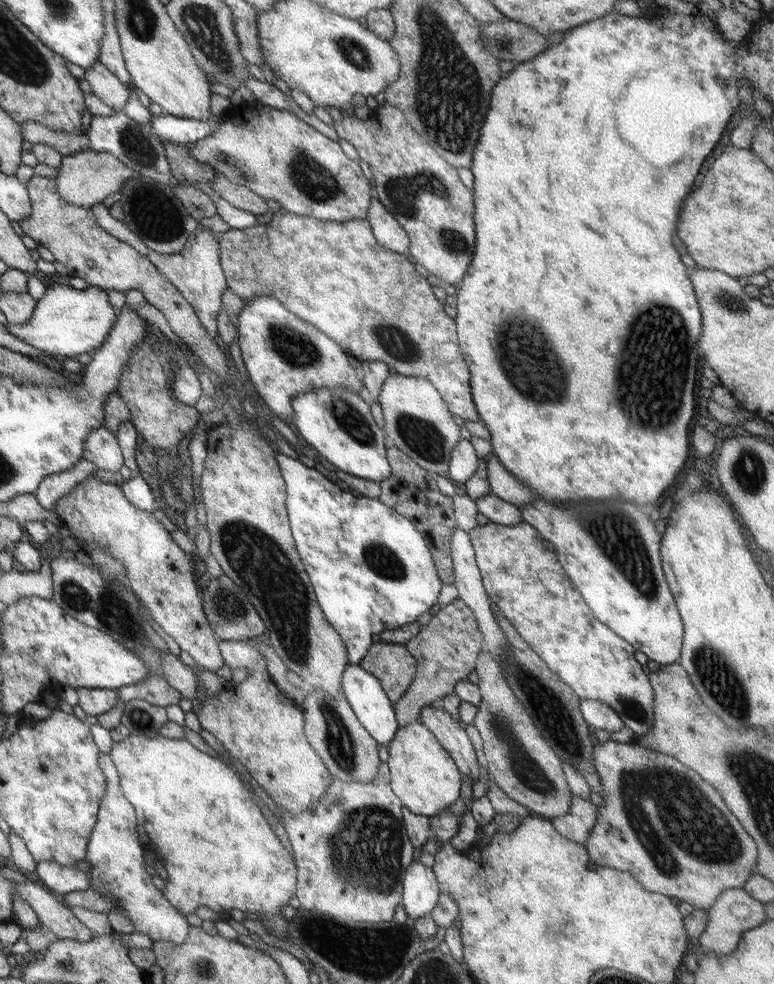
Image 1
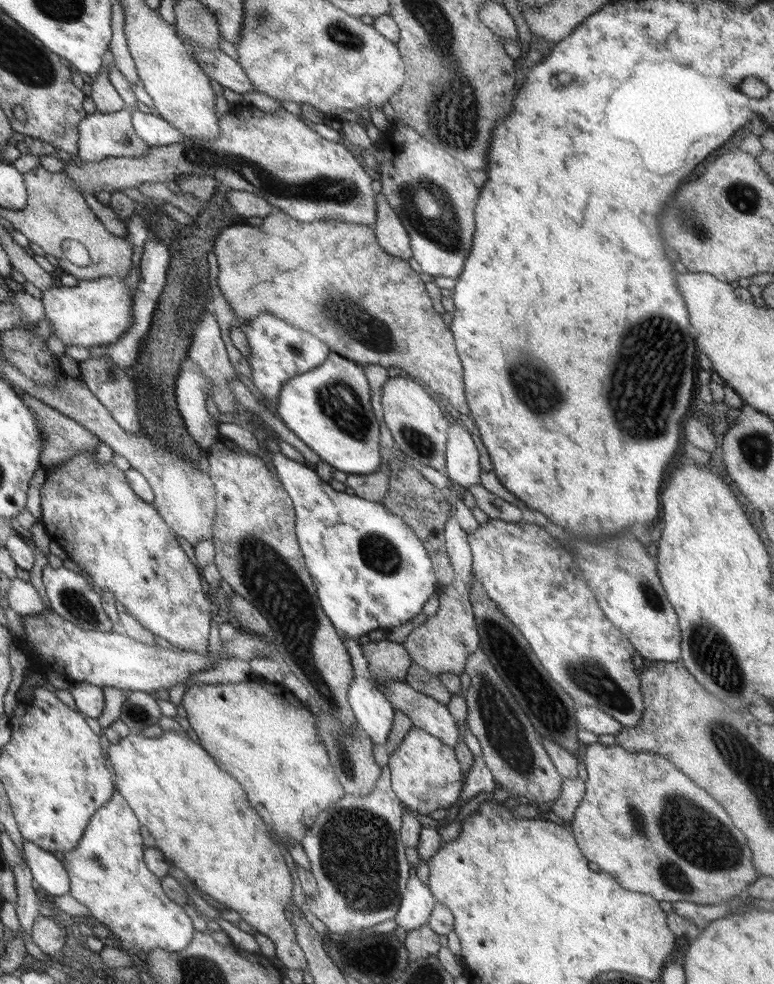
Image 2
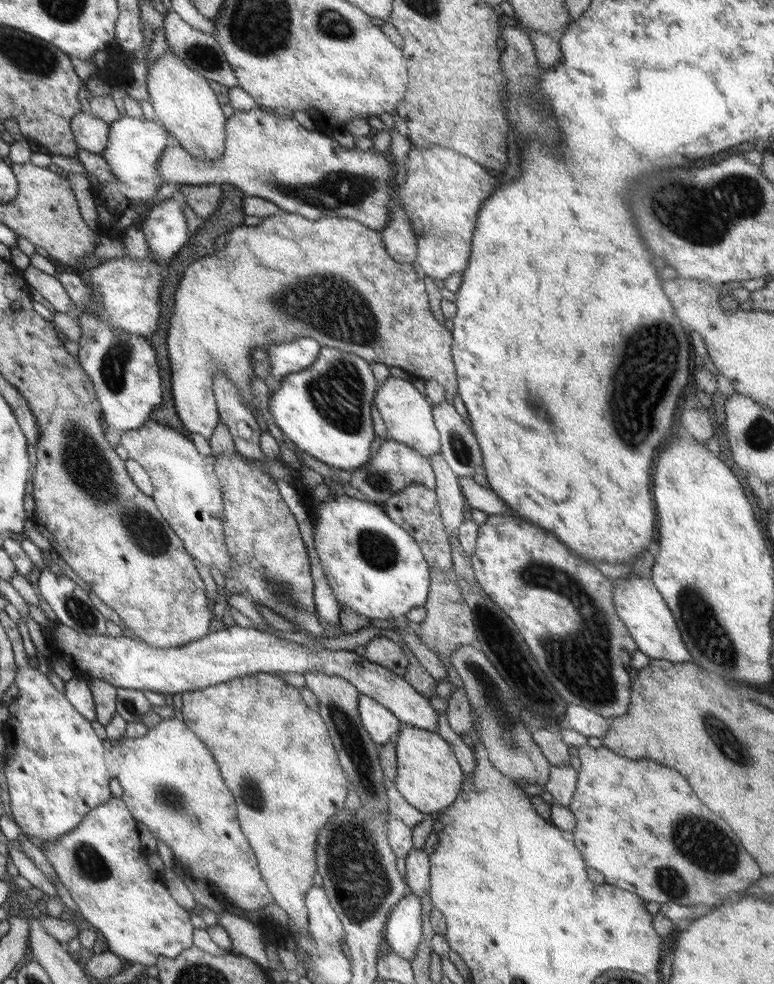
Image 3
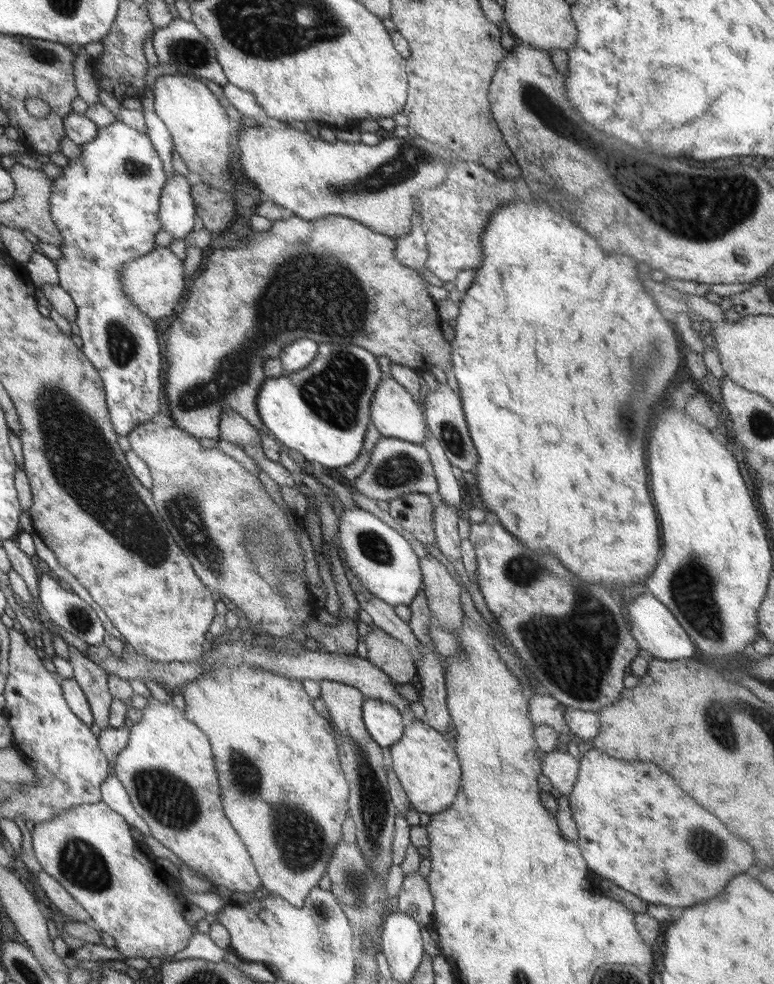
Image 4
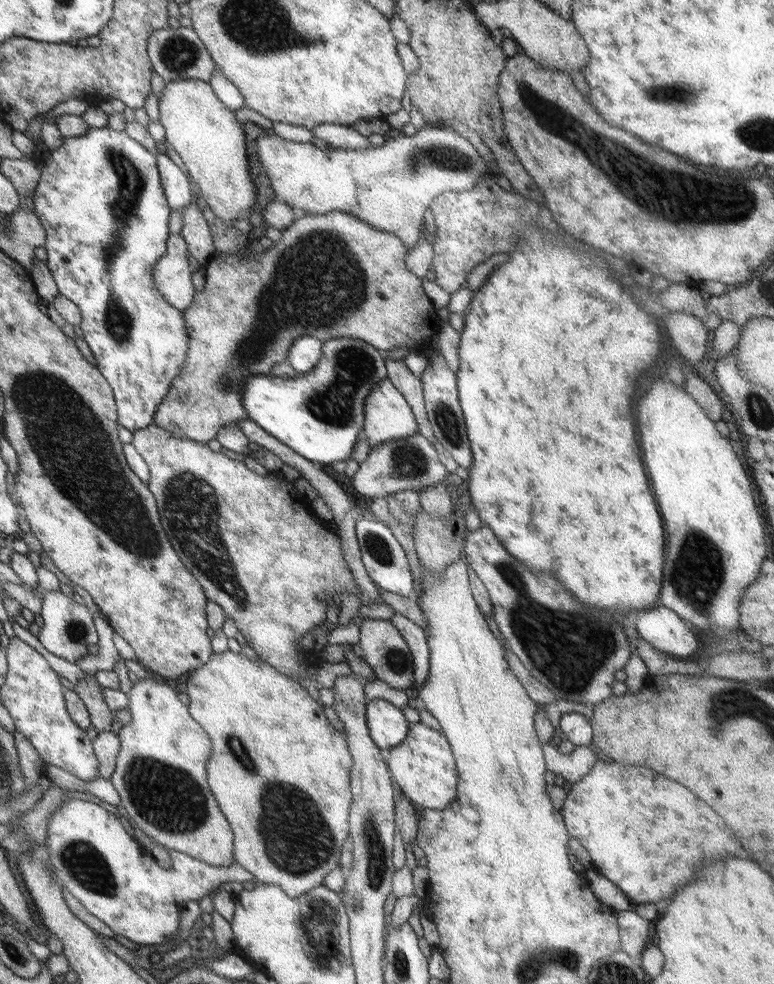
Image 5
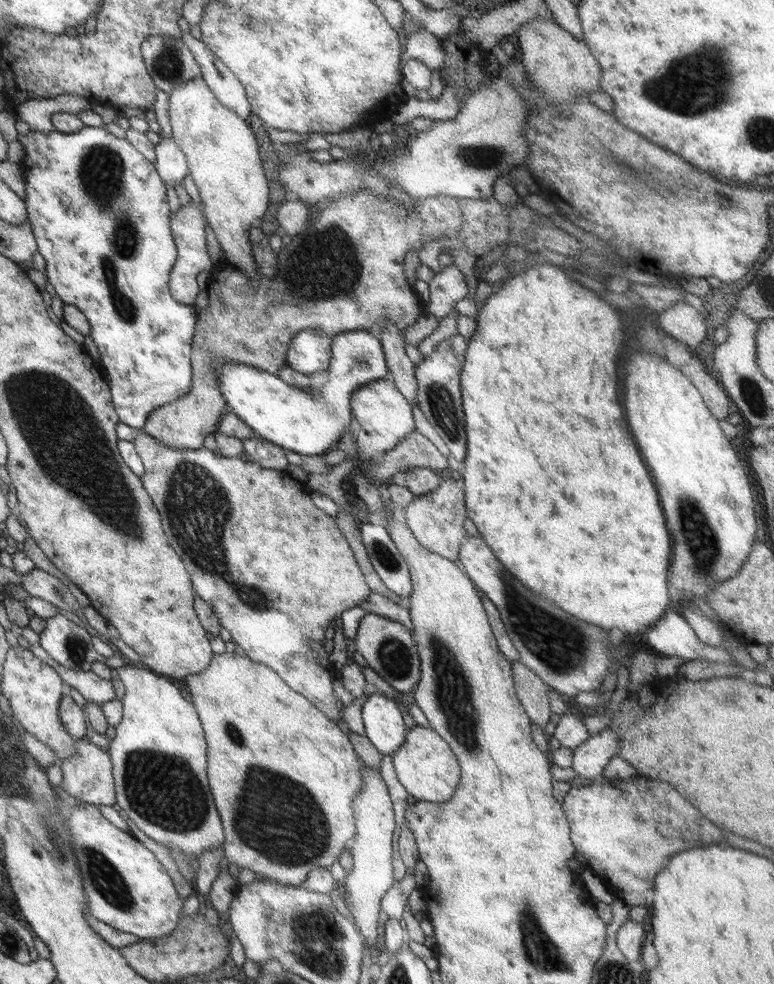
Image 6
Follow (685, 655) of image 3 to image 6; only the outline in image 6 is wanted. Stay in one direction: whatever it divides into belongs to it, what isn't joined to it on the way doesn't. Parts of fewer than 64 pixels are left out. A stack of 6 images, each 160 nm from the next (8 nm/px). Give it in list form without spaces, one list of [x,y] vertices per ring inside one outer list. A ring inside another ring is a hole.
[[[666,610],[643,635],[645,642],[660,656],[677,656],[683,661],[703,659],[721,664],[736,663],[722,647],[711,648],[702,644],[682,616],[674,611]]]

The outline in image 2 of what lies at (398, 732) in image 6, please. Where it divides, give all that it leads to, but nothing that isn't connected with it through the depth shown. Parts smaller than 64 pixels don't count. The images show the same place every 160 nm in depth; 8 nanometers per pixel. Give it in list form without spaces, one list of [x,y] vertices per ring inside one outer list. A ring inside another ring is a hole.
[[[340,636],[343,641],[345,650],[350,656],[350,663],[353,669],[353,678],[350,680],[347,691],[348,703],[350,704],[354,719],[358,726],[375,744],[386,744],[387,733],[393,724],[394,708],[391,703],[382,696],[381,692],[376,689],[375,680],[368,671],[366,658],[362,655],[362,648],[359,643],[349,640],[347,636]]]

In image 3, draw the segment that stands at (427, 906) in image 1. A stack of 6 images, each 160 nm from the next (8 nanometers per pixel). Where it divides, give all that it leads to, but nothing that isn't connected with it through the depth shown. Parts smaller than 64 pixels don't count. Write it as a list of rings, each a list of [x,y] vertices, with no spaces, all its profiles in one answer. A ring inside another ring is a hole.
[[[415,895],[401,898],[387,917],[383,930],[383,945],[386,950],[411,960],[421,941],[421,904]]]

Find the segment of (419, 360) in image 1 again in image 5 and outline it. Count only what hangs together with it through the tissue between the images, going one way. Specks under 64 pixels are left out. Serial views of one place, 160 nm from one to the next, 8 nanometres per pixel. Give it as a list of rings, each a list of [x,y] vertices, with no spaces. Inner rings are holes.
[[[329,211],[325,214],[306,214],[294,220],[291,226],[280,231],[280,233],[281,238],[273,242],[273,246],[270,249],[254,251],[248,254],[248,256],[244,256],[244,254],[223,255],[216,253],[204,265],[204,287],[201,291],[194,291],[191,304],[182,310],[185,328],[188,332],[188,349],[183,369],[171,381],[167,395],[157,405],[154,412],[152,424],[161,428],[161,431],[165,431],[165,433],[169,433],[169,435],[179,439],[192,440],[197,444],[206,445],[211,439],[215,438],[219,428],[235,423],[237,420],[245,420],[247,415],[245,415],[241,404],[241,392],[245,388],[245,382],[249,378],[253,378],[253,376],[269,375],[269,372],[273,369],[273,365],[285,362],[289,347],[300,336],[314,336],[321,342],[338,338],[359,339],[364,340],[383,354],[389,352],[392,348],[404,348],[405,352],[411,353],[413,349],[427,349],[431,346],[431,338],[435,338],[435,333],[444,327],[436,315],[435,307],[431,304],[425,293],[423,293],[420,279],[407,270],[404,261],[407,250],[393,233],[373,228],[364,220],[359,220],[356,216],[343,211]]]

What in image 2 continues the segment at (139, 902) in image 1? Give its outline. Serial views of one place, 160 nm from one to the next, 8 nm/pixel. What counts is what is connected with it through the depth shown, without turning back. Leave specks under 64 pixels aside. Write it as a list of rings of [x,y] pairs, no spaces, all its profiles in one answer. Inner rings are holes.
[[[114,790],[111,798],[90,816],[77,846],[63,853],[62,864],[69,878],[68,894],[87,909],[93,920],[104,924],[113,936],[117,936],[123,950],[146,965],[146,958],[154,948],[175,953],[183,950],[189,944],[194,929],[182,906],[165,896],[159,885],[160,880],[145,867],[142,854],[145,847],[139,827],[140,822],[134,812],[119,792]]]

